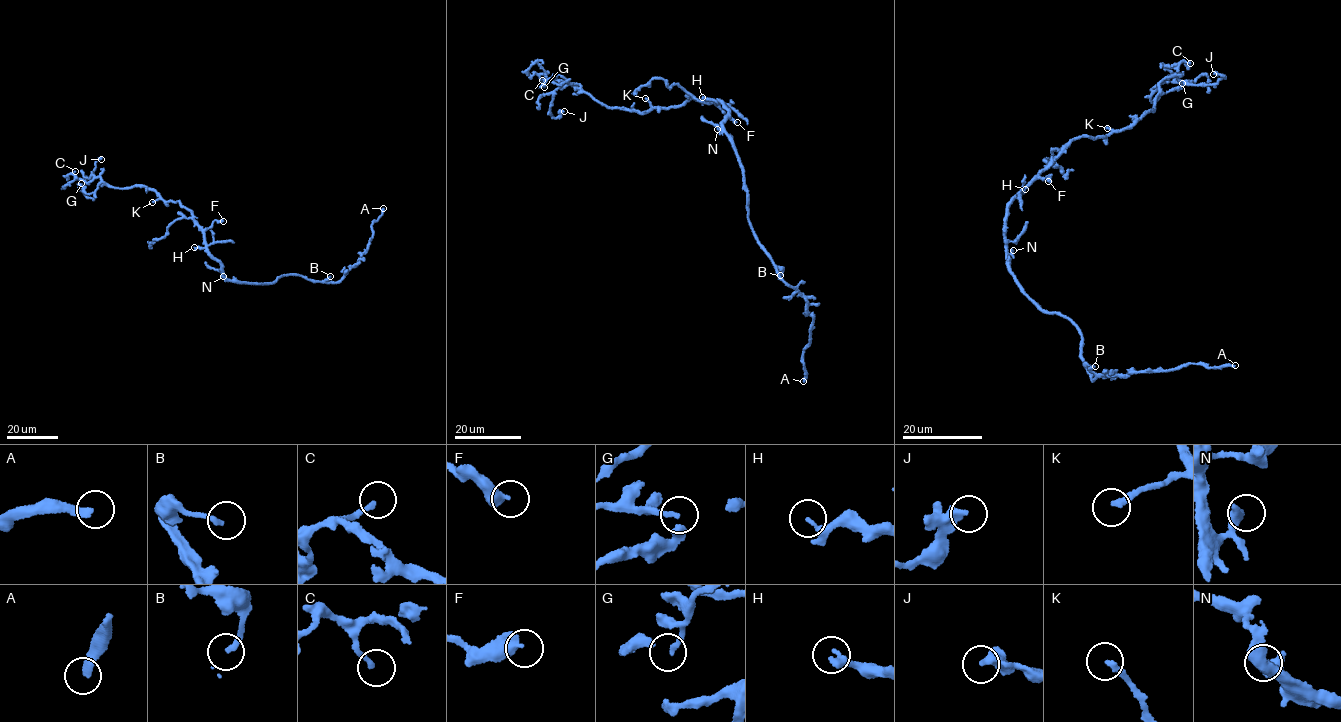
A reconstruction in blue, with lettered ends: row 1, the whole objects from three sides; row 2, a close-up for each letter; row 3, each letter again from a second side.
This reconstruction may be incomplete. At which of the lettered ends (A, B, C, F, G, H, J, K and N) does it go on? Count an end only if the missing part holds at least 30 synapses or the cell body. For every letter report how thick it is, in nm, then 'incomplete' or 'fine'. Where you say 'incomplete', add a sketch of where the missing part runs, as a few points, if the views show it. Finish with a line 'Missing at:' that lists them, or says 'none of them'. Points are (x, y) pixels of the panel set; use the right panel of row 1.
A: 260 nm | incomplete
B: 200 nm | fine
C: 180 nm | fine
F: 480 nm | fine
G: 200 nm | fine
H: 150 nm | fine
J: 380 nm | fine
K: 260 nm | incomplete | (1107, 128), (1106, 132), (1122, 128), (1134, 120), (1128, 119)
N: 360 nm | fine
Missing at: A, K

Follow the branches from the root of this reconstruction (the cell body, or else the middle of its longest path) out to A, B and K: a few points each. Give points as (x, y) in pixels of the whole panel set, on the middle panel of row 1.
A: (725, 121), (741, 165), (751, 228), (780, 277), (806, 301), (813, 318), (809, 343), (803, 356), (803, 381)
B: (725, 121), (724, 128), (741, 165), (748, 221), (764, 250), (782, 270), (780, 275)
K: (725, 121), (729, 115), (721, 100), (711, 103), (690, 98), (675, 107), (661, 109), (652, 107), (645, 98)

